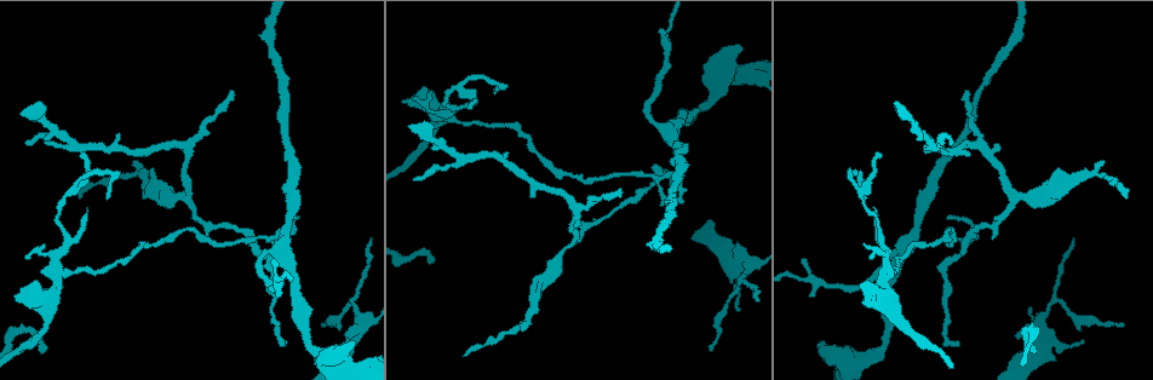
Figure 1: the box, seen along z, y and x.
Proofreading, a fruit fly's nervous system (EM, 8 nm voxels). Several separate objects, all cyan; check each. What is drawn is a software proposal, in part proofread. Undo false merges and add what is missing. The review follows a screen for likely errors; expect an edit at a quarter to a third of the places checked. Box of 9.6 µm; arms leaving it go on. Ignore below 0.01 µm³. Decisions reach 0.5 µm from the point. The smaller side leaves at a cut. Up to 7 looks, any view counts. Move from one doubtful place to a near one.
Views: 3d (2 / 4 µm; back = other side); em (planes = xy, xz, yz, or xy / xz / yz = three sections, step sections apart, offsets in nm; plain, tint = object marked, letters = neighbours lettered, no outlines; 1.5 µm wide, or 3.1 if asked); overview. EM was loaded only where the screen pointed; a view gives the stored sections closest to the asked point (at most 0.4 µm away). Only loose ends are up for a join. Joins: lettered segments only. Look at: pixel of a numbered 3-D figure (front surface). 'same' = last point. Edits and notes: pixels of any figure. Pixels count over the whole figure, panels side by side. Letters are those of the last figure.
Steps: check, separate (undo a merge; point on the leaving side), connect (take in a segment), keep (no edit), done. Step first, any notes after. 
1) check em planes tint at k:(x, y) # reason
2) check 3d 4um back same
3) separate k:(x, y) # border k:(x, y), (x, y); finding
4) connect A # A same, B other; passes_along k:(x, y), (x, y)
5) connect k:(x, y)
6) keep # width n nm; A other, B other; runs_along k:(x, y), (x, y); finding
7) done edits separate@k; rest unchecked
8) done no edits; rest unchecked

check em xz step 8 tint at 1:(21, 330) # abrupt turn

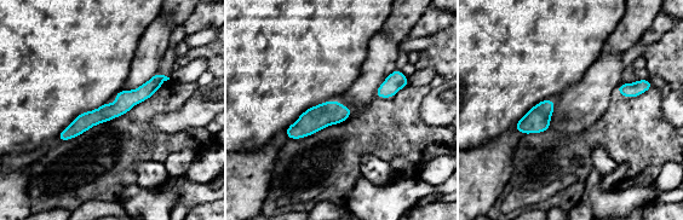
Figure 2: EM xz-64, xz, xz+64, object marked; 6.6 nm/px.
check em planes tint same # another direction

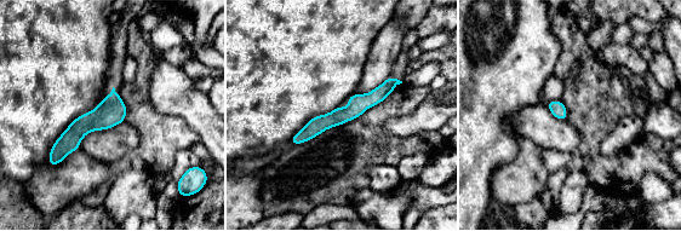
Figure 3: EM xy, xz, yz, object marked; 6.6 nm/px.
check em planes letters same # what lies round it

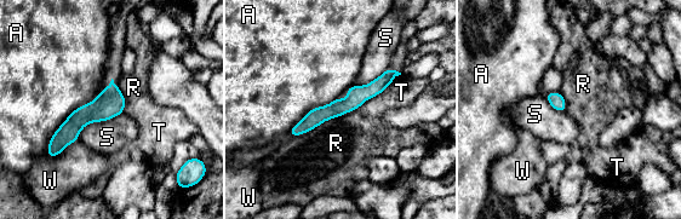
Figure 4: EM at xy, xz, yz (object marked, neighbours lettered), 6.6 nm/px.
keep # width 140 nm; A other, R other, S other, T other, W other; border 4:(99, 93), (66, 119), (46, 154); all the same neuron

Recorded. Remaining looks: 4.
check em xy step 4 tint at 1:(412, 179) # tapers out

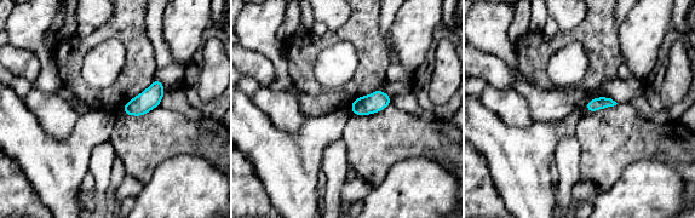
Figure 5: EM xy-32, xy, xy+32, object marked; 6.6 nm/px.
check em yz step 8 letters same # cut it another way

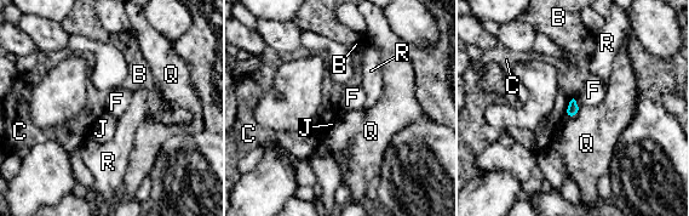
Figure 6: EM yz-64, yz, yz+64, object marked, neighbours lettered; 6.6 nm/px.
keep # B other, C other, F other, J other, Q other, R other; border 6:(573, 98), (581, 107); no lettered segment goes on from it

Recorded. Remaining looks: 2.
check 3d 2um back at 1:(540, 292) # an open end

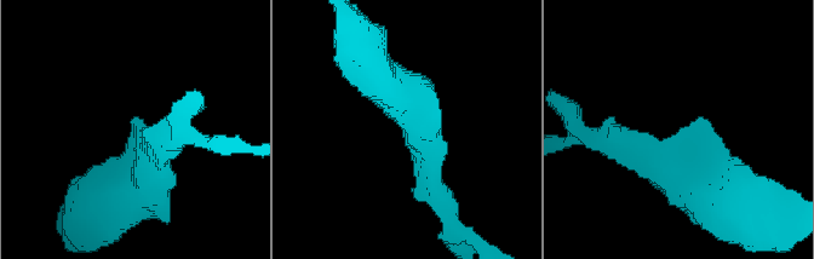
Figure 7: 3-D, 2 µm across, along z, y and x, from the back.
check em planes letters at 7:(410, 129) # now the EM

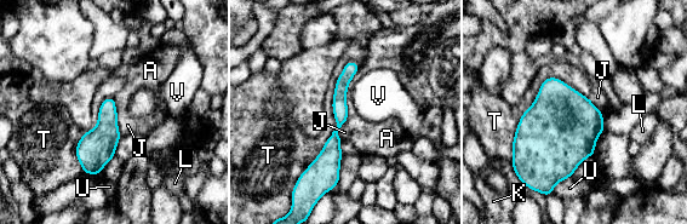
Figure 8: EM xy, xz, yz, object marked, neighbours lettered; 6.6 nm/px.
keep # A other, J other, K other, L other, T other, U other, V other; border 8:(114, 99), (118, 130), (121, 135); none of them fits

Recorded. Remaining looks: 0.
done no edits; rest unchecked

